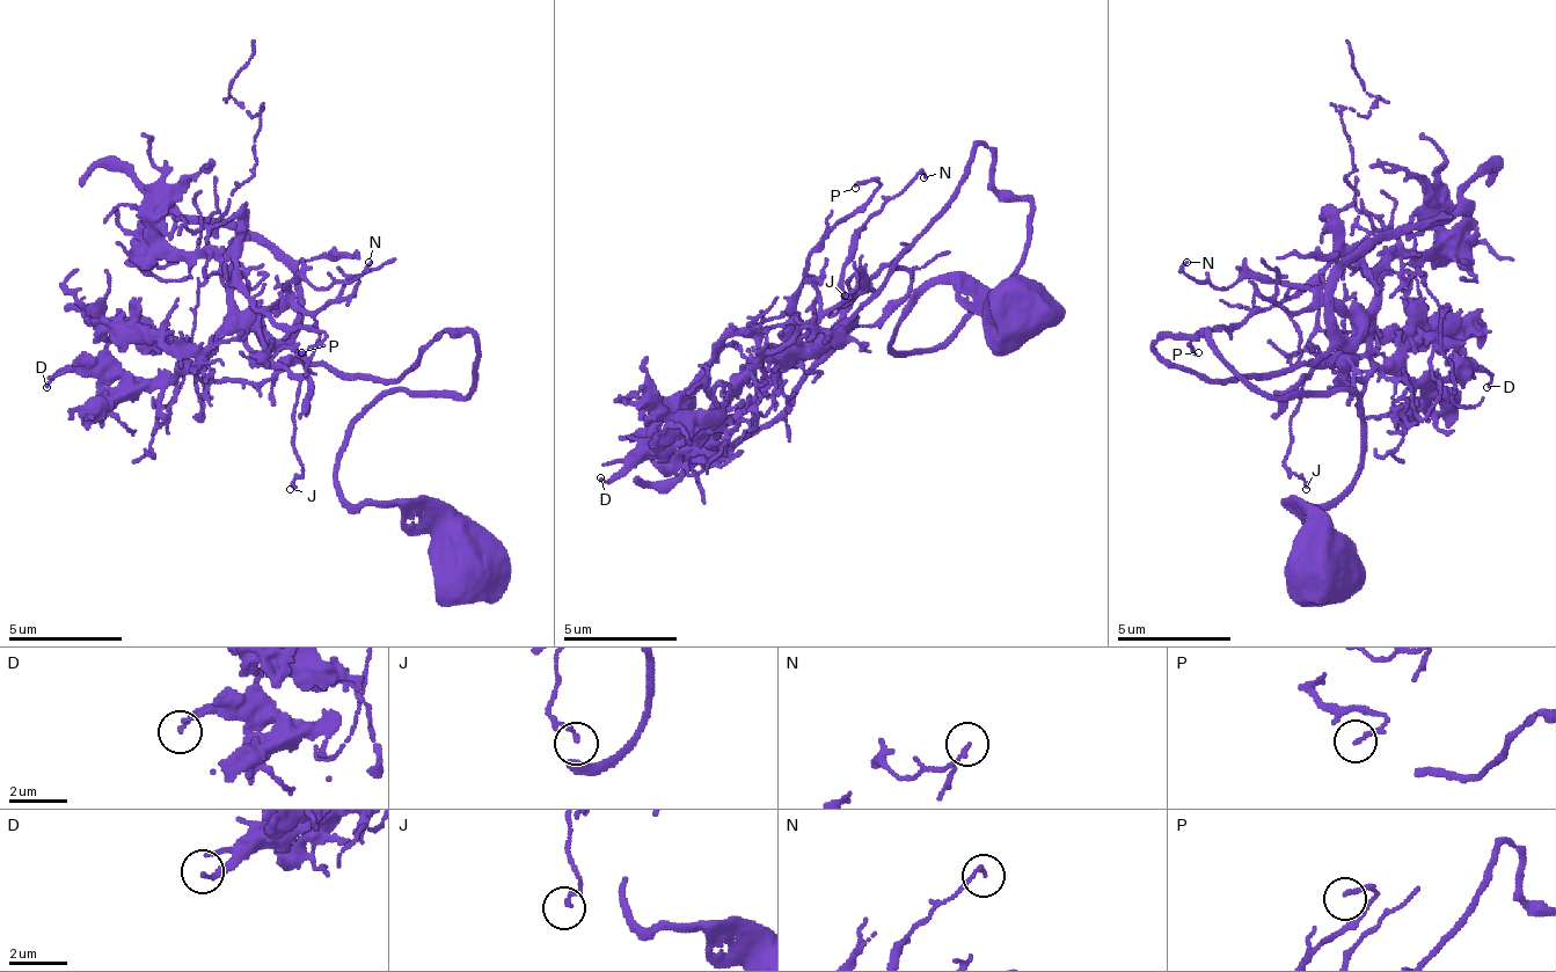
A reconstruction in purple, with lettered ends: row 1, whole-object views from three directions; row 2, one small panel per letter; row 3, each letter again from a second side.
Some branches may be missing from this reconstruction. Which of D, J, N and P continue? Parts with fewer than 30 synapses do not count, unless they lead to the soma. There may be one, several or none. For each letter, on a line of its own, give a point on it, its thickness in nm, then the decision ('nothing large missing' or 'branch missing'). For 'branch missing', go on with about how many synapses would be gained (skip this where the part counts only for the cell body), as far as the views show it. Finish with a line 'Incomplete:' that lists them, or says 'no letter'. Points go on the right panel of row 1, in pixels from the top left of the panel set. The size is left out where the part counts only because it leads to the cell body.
D: at (1487, 387); 140 nm thick; nothing large missing
J: at (1306, 489); 140 nm thick; nothing large missing
N: at (1186, 262); 120 nm thick; nothing large missing
P: at (1198, 352); 120 nm thick; nothing large missing
Incomplete: no letter

